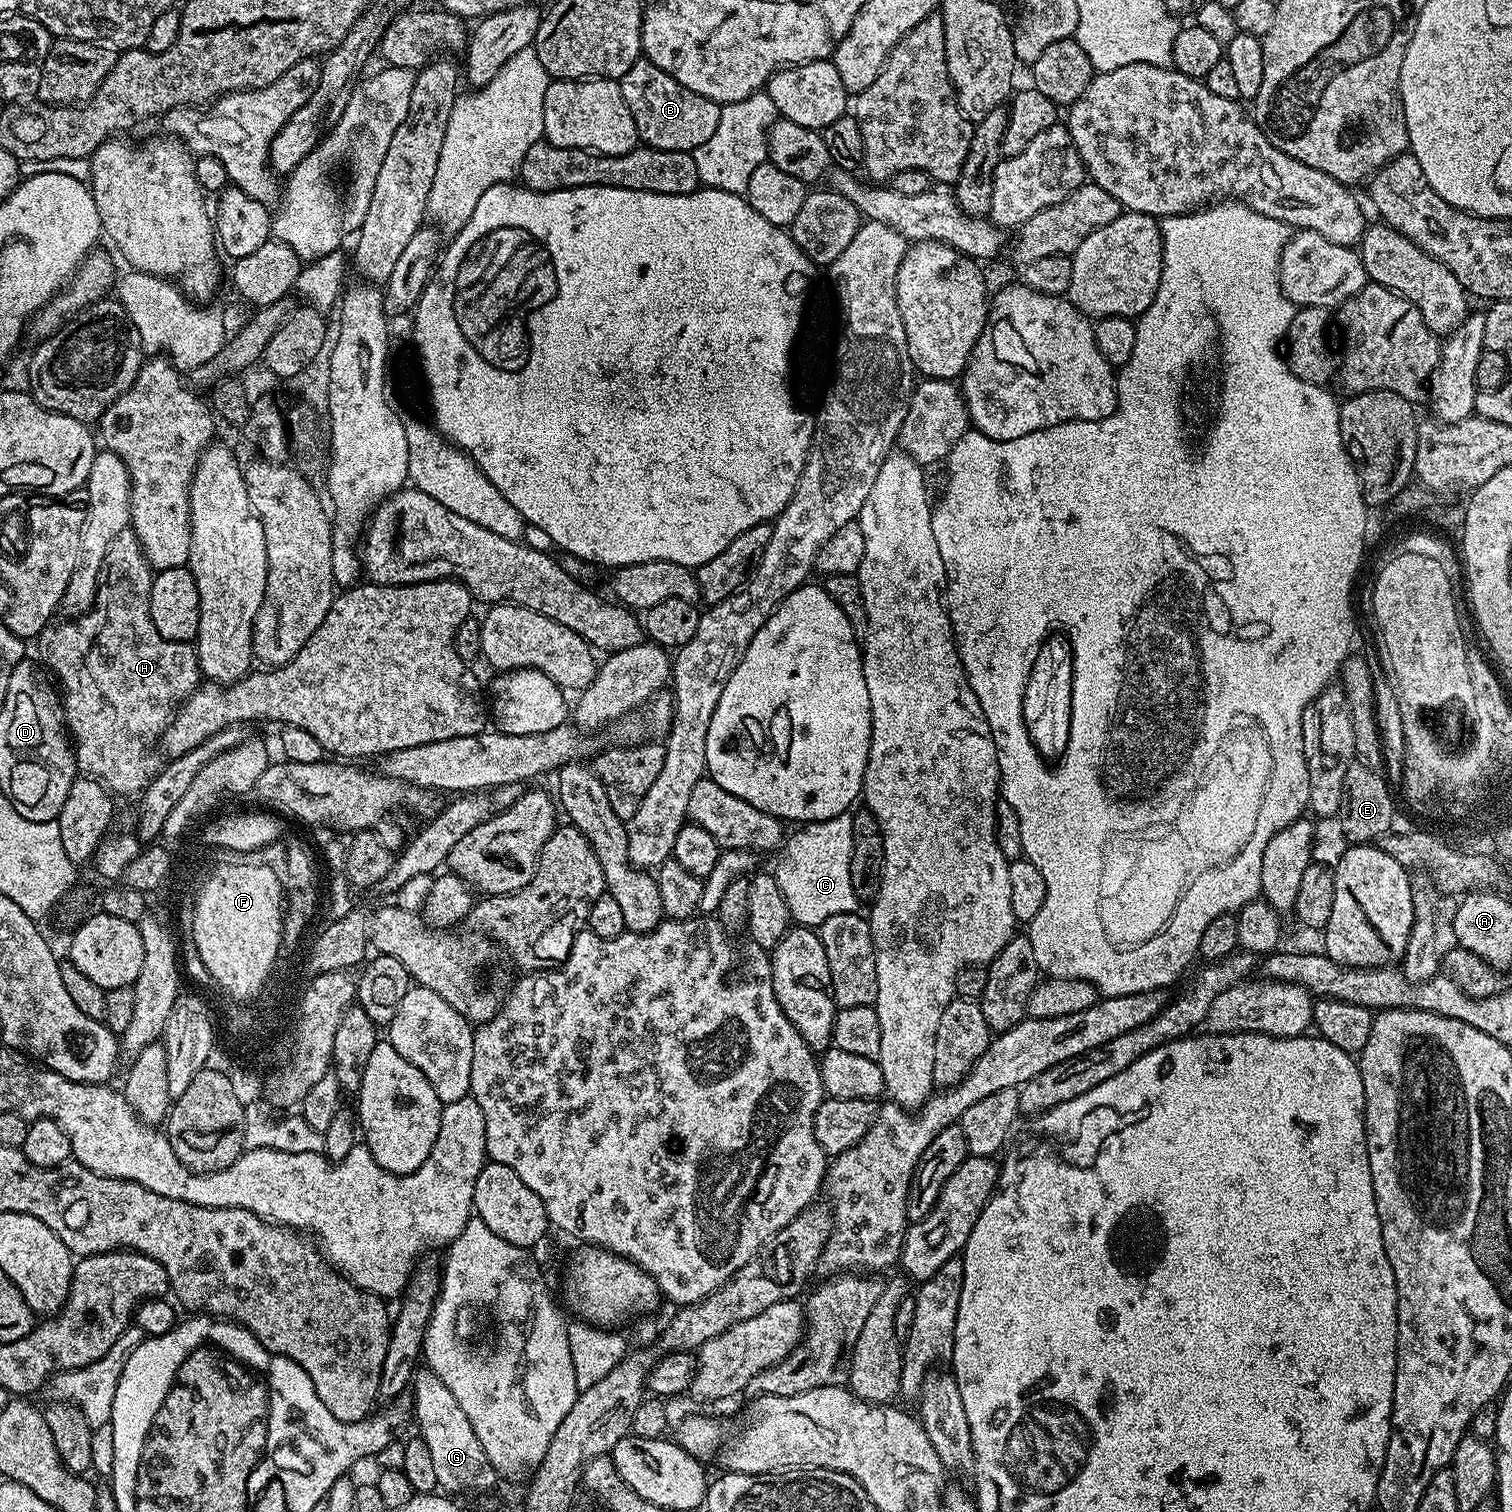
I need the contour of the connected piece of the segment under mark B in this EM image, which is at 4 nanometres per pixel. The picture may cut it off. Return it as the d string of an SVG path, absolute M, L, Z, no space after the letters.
M646 58L636 60L618 83L630 114L634 114L634 126L638 126L638 134L647 147L693 153L718 127L721 105L702 98L702 94L694 94L694 90L686 90L686 86Z

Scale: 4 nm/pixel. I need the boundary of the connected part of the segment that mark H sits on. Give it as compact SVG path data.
M131 527L122 530L106 550L92 607L79 618L65 619L61 628L49 627L42 636L43 663L49 673L60 675L64 718L69 733L74 737L77 769L84 771L85 768L89 777L99 780L117 797L135 797L143 793L160 773L162 760L158 755L158 745L177 708L196 691L202 680L195 647L183 640L162 638L162 634L158 634L158 626L154 626L154 618L150 618L153 575L154 569L144 556L135 532Z

